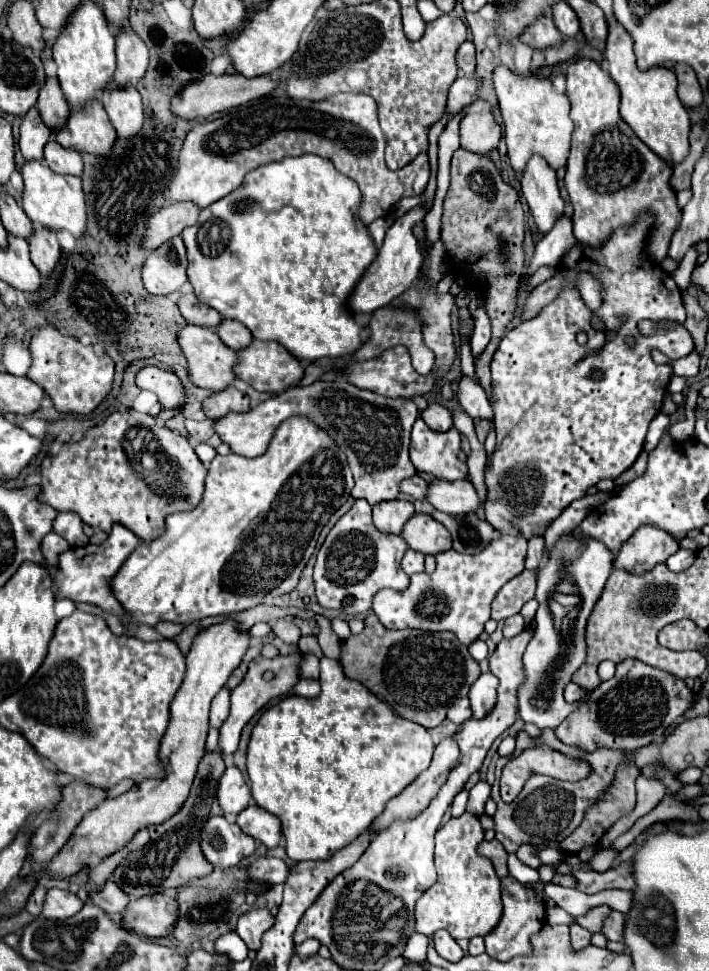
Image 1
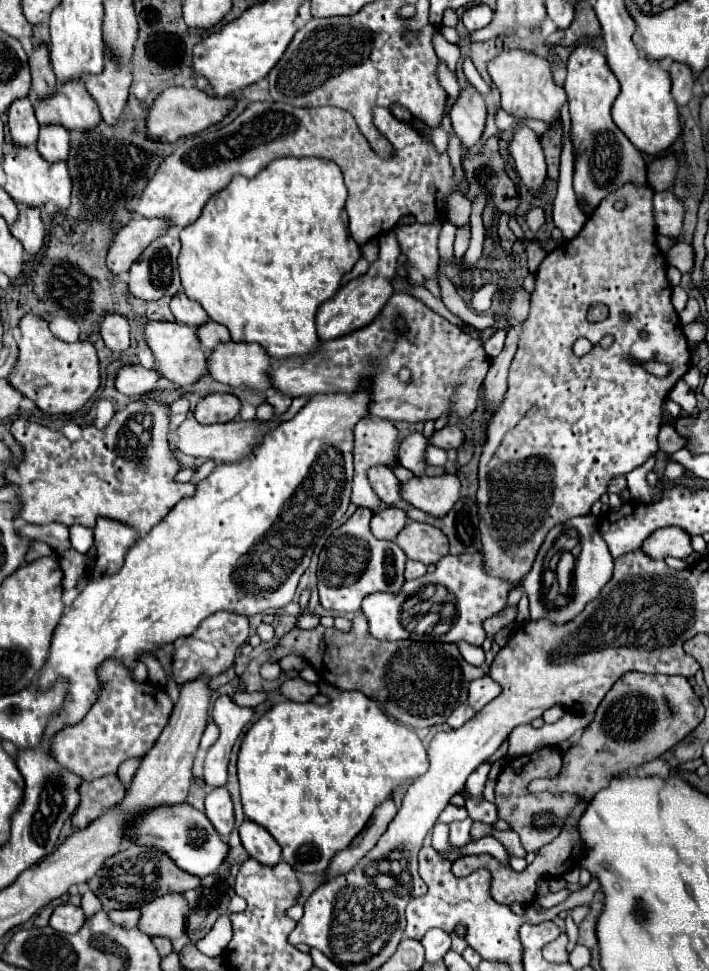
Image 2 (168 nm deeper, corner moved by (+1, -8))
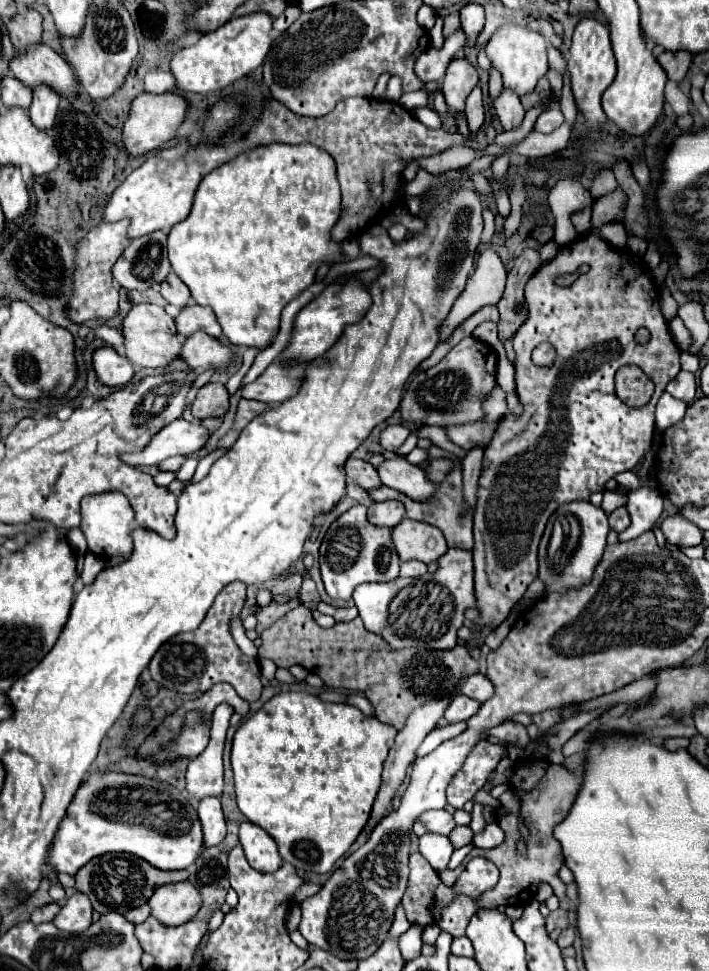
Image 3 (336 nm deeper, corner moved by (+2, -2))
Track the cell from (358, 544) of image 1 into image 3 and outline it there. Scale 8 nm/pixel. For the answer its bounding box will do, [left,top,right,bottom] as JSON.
[319,505,401,601]

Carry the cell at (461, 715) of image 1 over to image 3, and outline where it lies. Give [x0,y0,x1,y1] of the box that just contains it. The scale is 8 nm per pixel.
[443,695,481,723]

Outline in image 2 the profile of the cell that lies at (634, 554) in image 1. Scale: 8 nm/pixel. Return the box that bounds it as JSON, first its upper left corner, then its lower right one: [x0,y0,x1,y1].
[642,527,692,559]

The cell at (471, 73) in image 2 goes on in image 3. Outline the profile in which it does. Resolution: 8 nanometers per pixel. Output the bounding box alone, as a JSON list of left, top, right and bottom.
[465,85,485,137]

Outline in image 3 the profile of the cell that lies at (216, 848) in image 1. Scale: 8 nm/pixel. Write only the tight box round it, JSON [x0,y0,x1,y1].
[49,773,205,875]

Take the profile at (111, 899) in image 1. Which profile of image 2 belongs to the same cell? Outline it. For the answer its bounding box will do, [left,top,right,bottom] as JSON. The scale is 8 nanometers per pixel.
[108,909,140,929]

